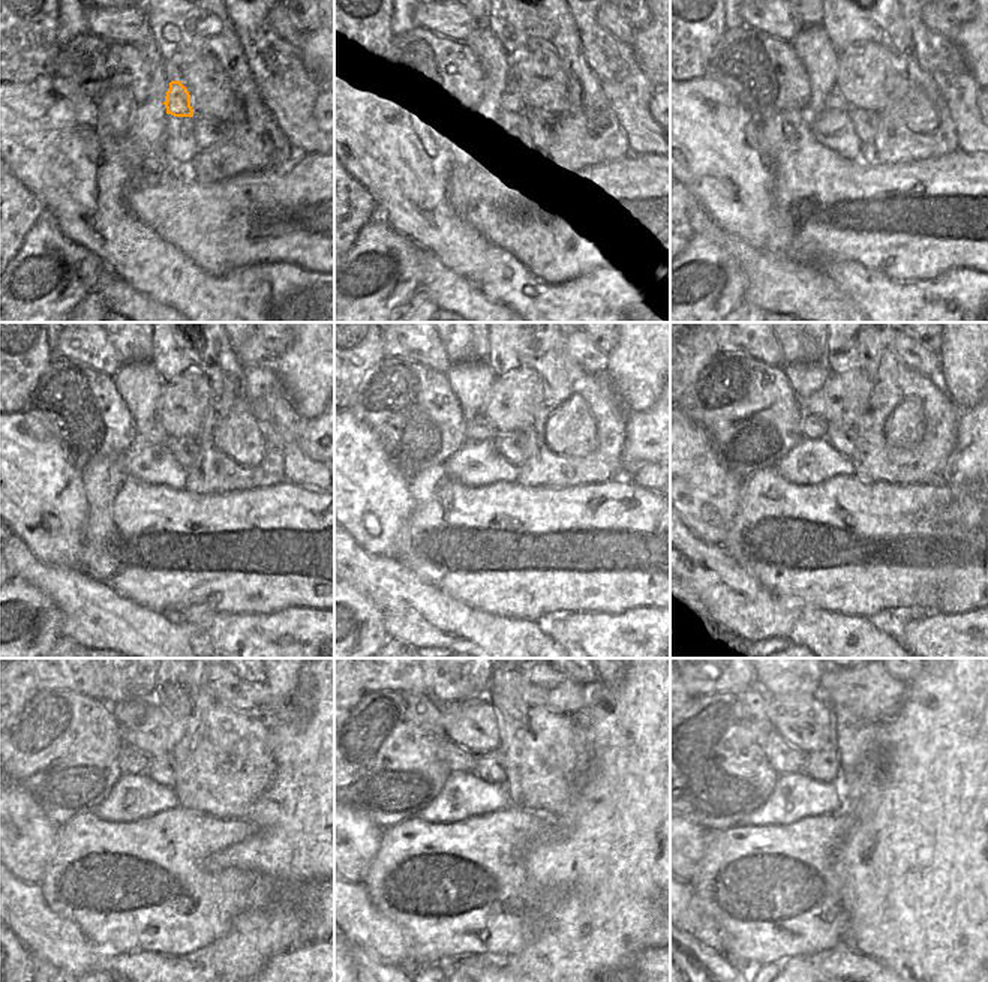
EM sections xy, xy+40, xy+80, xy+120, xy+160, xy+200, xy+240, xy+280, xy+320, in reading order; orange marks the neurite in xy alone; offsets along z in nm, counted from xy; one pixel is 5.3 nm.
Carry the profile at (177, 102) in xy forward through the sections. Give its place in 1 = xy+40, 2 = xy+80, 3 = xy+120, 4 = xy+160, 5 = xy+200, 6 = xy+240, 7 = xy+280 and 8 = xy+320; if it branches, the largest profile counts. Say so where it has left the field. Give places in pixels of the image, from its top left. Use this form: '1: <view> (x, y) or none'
1: xy+40 (508, 105)
2: xy+80 (834, 101)
3: xy+120 (156, 435)
4: xy+160 (479, 428)
5: xy+200 (813, 426)
6: xy+240 (131, 760)
7: xy+280 (459, 760)
8: xy+320 (783, 757)

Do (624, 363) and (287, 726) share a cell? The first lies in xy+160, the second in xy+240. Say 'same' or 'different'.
different

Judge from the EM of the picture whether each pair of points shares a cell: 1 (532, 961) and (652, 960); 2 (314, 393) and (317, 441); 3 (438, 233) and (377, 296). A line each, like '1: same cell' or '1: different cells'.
1: different cells
2: different cells
3: different cells

